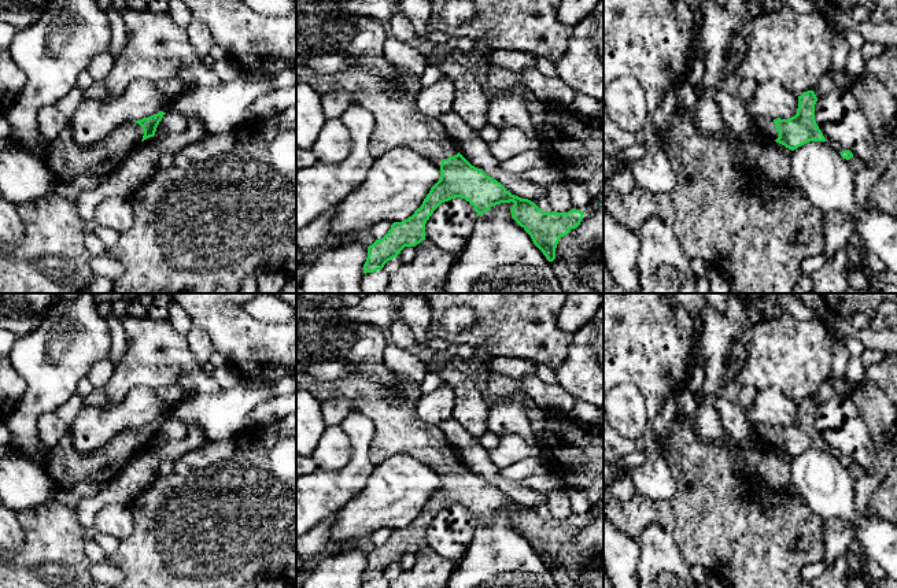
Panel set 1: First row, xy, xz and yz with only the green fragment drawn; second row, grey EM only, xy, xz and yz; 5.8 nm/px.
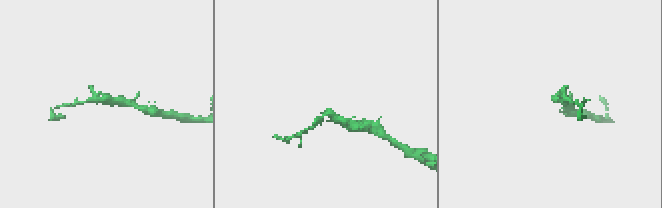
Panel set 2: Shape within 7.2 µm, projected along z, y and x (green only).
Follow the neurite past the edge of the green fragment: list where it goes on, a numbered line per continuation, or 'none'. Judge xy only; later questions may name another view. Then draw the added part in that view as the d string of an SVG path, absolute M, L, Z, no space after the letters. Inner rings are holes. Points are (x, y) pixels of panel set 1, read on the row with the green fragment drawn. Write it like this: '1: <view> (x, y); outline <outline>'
1: xy (66, 159); outline M132 121L114 129L99 143L82 145L74 140L67 125L49 144L44 162L60 182L70 182L80 175L100 178L115 171L141 143L143 136L143 127Z

